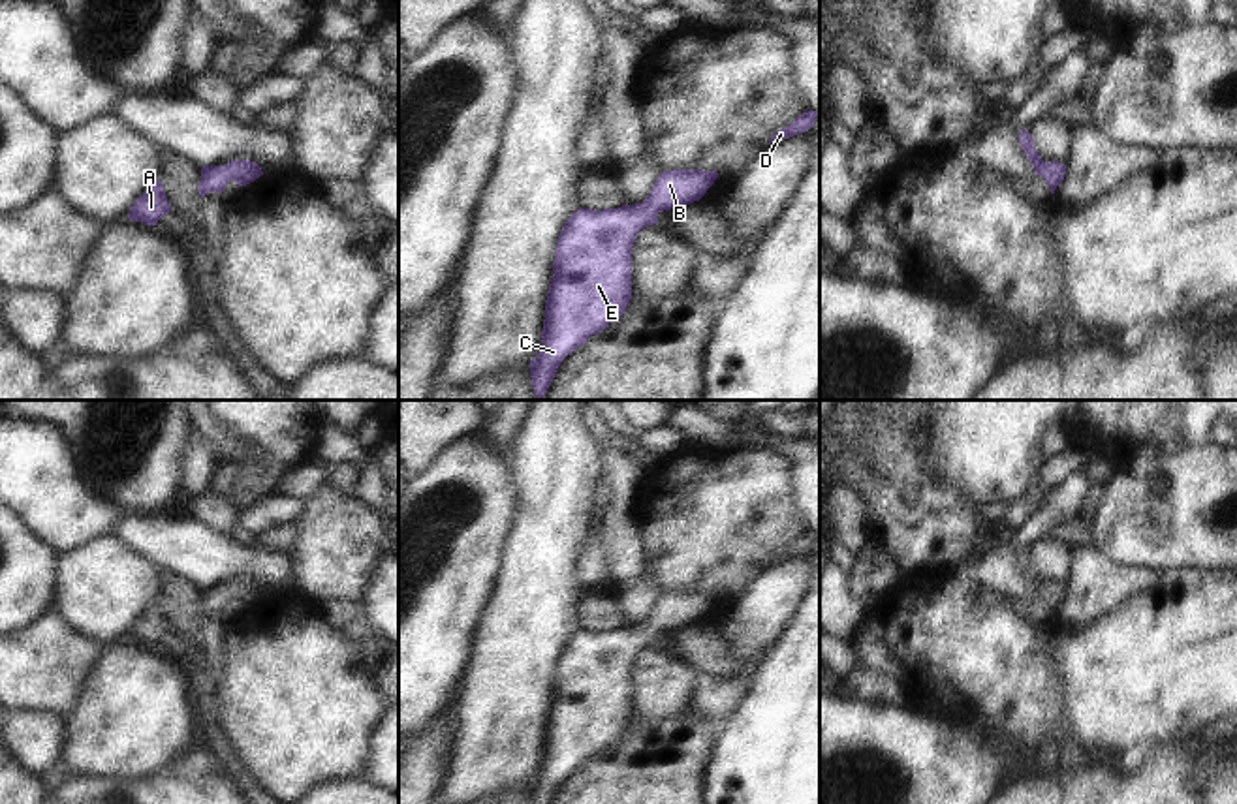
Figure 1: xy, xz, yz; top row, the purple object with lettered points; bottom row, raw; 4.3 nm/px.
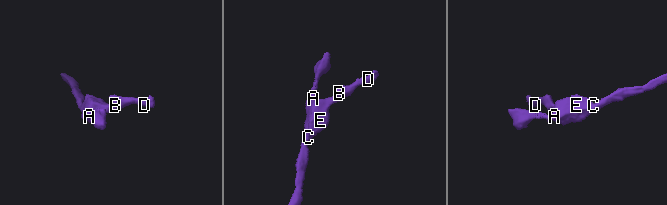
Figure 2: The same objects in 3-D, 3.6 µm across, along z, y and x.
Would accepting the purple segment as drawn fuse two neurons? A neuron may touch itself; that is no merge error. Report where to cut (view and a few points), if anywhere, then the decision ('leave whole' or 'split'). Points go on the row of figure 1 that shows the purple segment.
no cut; leave whole

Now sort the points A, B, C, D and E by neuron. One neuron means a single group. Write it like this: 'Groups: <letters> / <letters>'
Groups: A B C D E.

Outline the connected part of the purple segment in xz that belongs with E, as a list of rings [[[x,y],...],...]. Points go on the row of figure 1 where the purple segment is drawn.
[[[662,171],[643,203],[577,209],[564,224],[545,301],[541,344],[530,361],[534,394],[543,400],[560,363],[617,321],[632,301],[632,246],[658,214],[699,201],[718,173]]]

